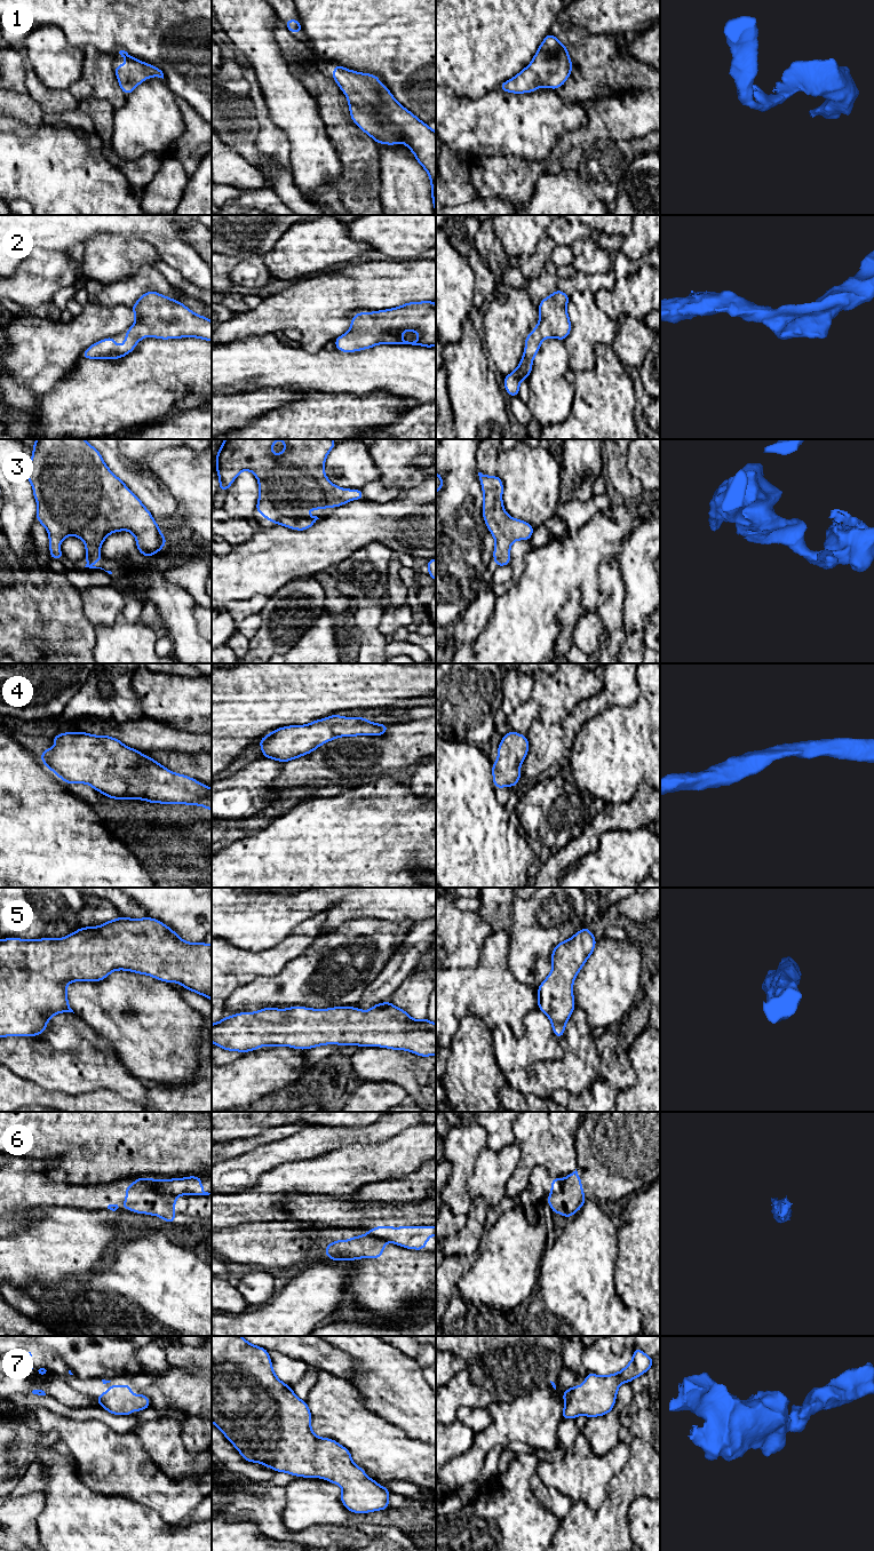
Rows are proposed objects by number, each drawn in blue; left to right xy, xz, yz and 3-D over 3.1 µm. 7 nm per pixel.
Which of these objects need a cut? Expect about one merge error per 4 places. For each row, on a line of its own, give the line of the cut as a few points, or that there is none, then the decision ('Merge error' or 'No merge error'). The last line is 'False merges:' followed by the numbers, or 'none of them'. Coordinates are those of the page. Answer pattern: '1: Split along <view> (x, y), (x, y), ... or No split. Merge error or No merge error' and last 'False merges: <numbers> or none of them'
1: No split. No merge error
2: No split. No merge error
3: No split. No merge error
4: No split. No merge error
5: No split. No merge error
6: Split along xy (151, 1180), (151, 1184), (158, 1191), (176, 1195). Merge error
7: No split. No merge error
False merges: 6

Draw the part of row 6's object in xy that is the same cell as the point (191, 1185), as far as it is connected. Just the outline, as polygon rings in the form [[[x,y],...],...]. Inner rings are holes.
[[[190,1176],[185,1178],[162,1180],[153,1179],[152,1185],[157,1188],[158,1192],[172,1195],[209,1195],[212,1193],[205,1192],[204,1186],[200,1184],[202,1178],[202,1176]]]

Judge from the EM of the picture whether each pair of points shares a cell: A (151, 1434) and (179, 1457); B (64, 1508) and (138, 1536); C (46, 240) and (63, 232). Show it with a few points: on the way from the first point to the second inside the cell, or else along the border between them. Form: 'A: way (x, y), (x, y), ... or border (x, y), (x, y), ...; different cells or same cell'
A: way (159, 1442), (171, 1456); same cell
B: way (82, 1526), (93, 1536), (120, 1536); same cell
C: way (50, 236), (54, 232), (58, 232); same cell

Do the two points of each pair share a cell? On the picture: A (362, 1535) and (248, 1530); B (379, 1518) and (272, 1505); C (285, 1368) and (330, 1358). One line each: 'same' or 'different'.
A: different
B: different
C: same

